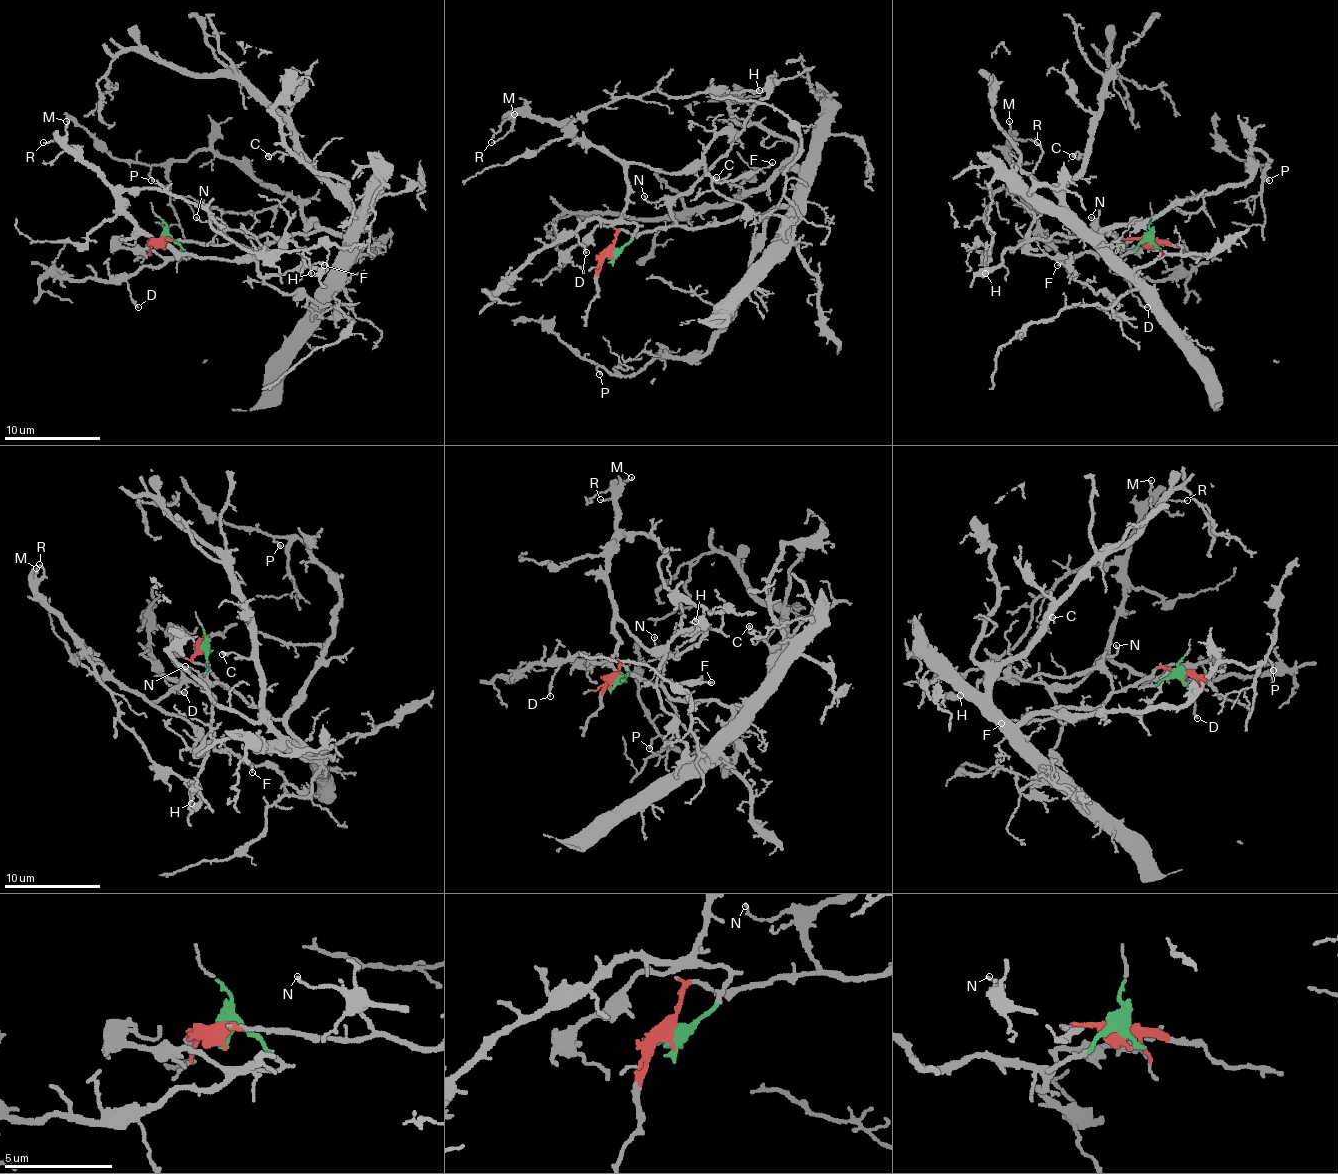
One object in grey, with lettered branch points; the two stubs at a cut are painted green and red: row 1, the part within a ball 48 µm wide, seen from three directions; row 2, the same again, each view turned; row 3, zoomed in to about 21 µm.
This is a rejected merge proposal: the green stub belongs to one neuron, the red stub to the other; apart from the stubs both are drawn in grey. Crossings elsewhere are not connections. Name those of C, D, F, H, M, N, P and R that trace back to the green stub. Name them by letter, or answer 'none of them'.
D, F, H, M, R

